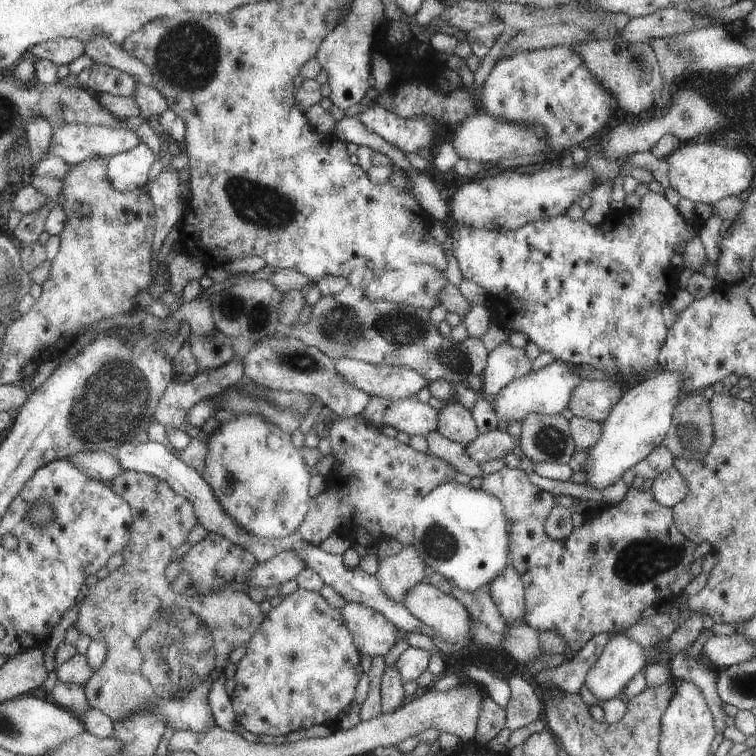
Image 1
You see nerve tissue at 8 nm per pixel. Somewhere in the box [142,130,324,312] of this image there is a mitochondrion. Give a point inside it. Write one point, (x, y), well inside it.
(256, 204)

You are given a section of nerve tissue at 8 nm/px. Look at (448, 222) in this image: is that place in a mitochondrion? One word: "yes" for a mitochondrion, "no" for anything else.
no

